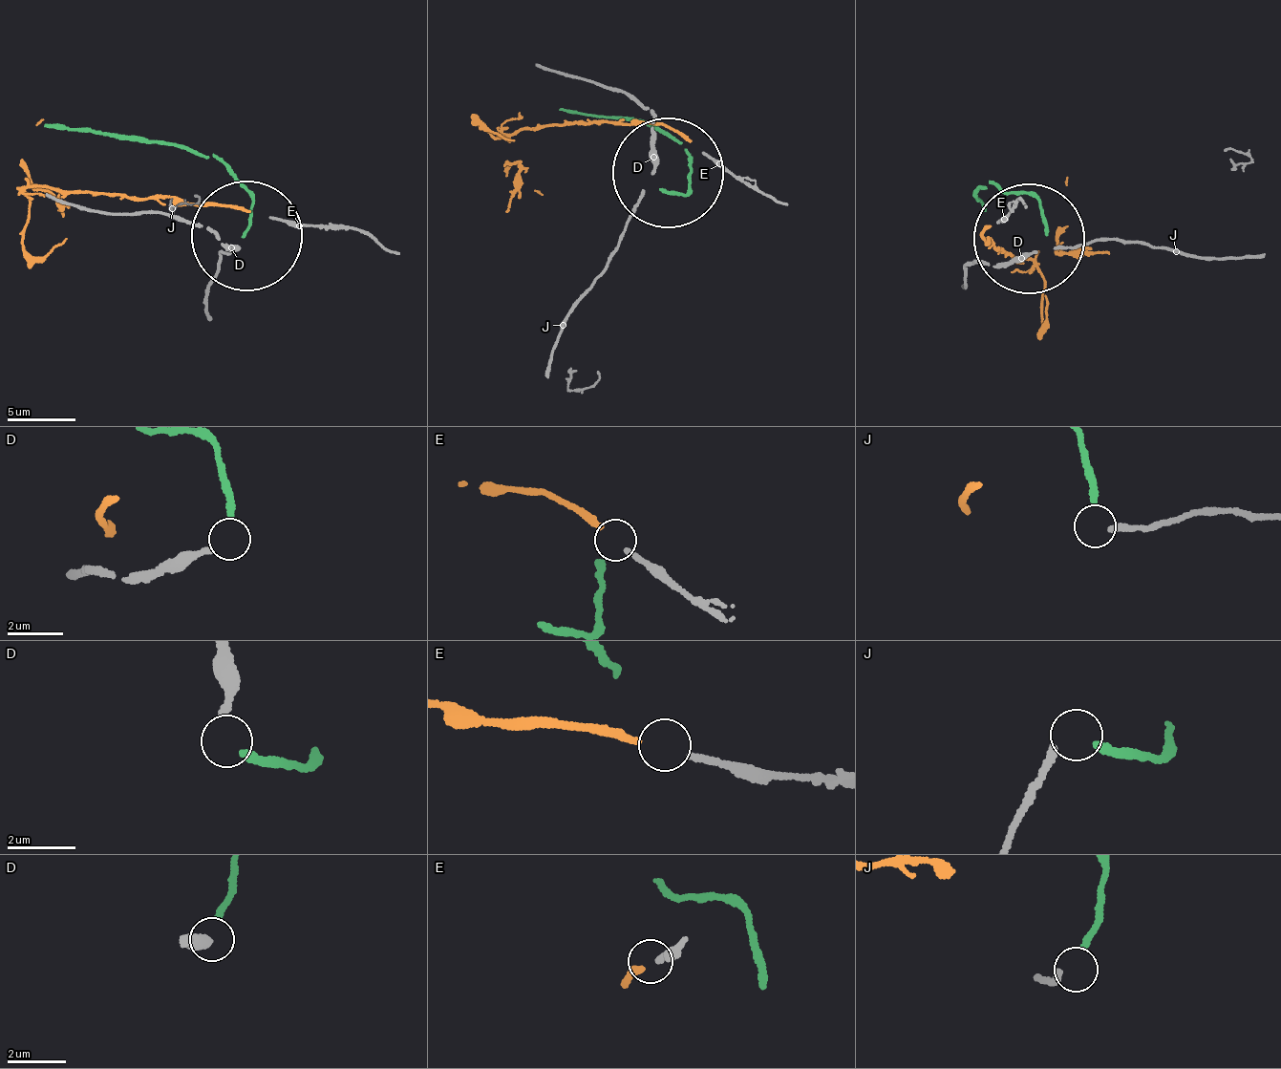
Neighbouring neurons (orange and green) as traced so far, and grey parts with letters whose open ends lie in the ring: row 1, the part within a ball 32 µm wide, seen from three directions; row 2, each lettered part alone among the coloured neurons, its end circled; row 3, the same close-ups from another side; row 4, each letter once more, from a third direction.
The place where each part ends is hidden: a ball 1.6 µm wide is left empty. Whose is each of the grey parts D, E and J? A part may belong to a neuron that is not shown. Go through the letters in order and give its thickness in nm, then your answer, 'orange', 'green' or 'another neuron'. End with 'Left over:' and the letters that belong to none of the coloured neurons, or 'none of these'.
D: calibre 260 nm; another neuron
E: calibre 180 nm; orange
J: calibre 240 nm; green
Left over: D

